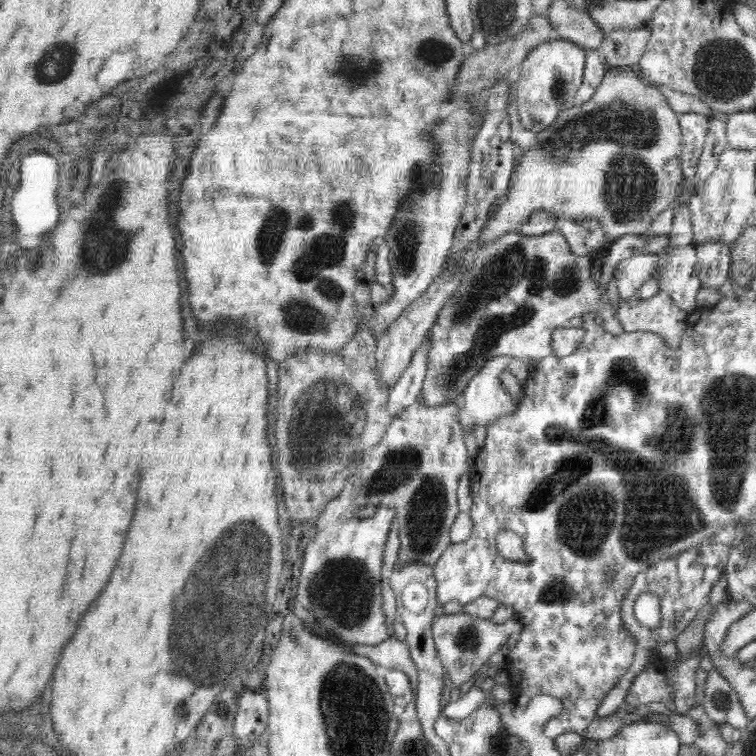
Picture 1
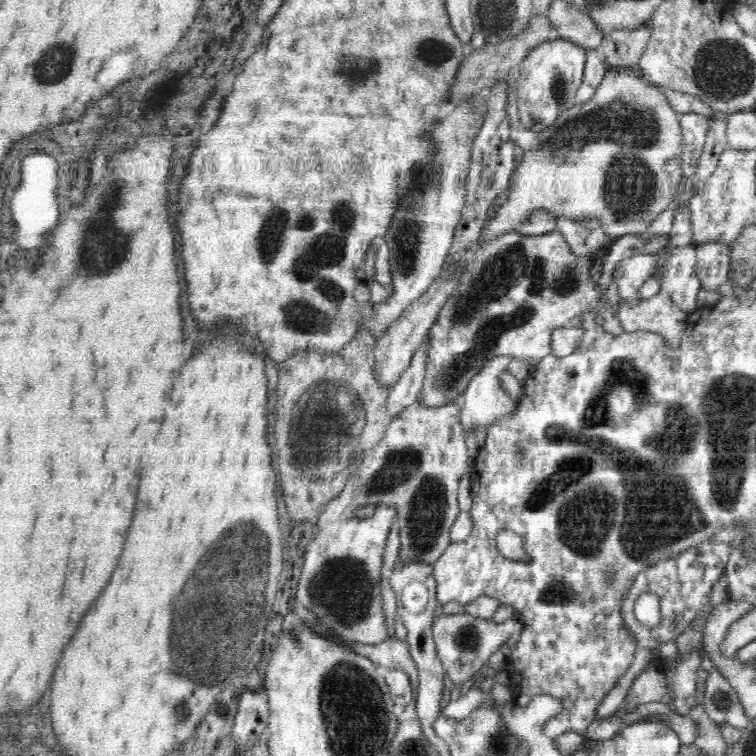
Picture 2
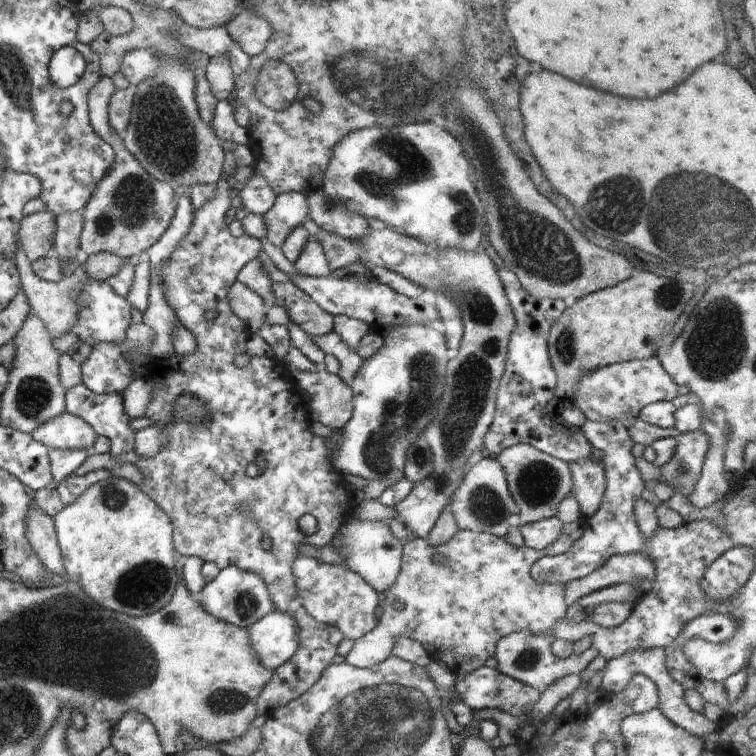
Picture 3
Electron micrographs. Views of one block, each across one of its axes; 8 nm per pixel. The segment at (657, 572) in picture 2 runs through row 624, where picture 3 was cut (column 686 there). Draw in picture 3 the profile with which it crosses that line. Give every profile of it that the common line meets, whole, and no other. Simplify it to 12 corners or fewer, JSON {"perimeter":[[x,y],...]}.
{"perimeter":[[706,612],[691,620],[664,648],[666,668],[684,690],[699,674],[683,653],[691,638],[727,641],[731,616]]}

